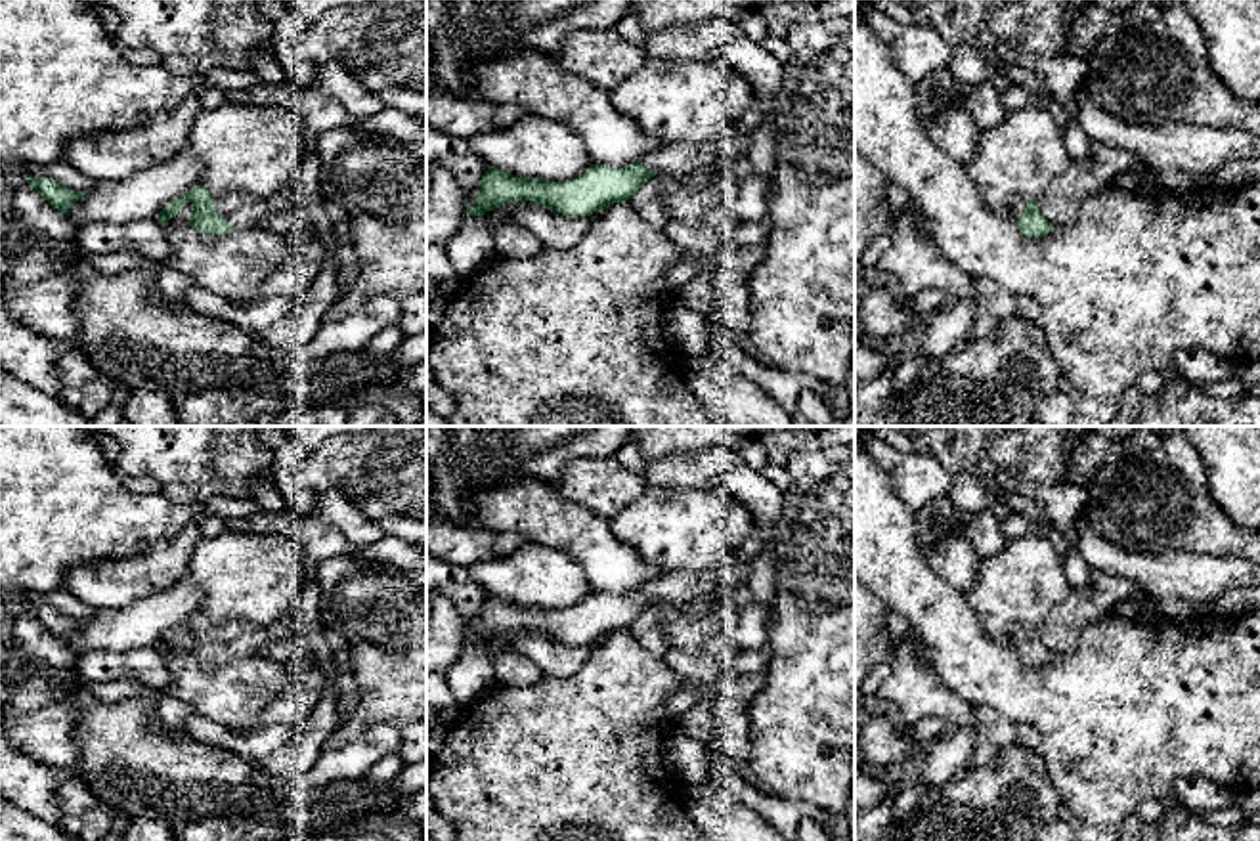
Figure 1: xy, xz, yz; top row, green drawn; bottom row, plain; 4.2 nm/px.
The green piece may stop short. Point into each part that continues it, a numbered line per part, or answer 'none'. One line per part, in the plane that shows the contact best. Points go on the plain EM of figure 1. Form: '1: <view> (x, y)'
1: xy (243, 639)

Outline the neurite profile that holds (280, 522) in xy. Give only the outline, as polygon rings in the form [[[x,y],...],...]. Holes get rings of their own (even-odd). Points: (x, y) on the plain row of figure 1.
[[[289,508],[233,518],[229,528],[241,533],[285,535],[293,541],[302,541],[317,566],[333,556],[359,558],[363,550],[363,545],[350,543],[335,526],[315,516],[298,516]]]

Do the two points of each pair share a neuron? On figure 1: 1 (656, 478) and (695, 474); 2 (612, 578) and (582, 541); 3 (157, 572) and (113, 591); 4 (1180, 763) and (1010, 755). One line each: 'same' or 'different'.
1: same
2: same
3: same
4: different

